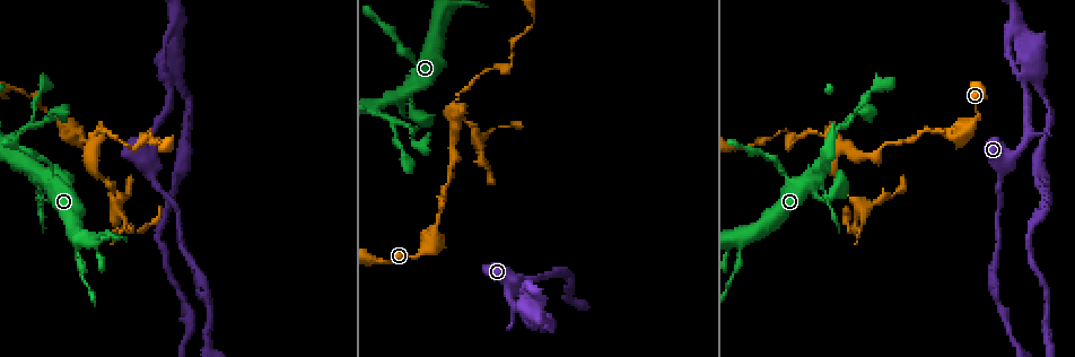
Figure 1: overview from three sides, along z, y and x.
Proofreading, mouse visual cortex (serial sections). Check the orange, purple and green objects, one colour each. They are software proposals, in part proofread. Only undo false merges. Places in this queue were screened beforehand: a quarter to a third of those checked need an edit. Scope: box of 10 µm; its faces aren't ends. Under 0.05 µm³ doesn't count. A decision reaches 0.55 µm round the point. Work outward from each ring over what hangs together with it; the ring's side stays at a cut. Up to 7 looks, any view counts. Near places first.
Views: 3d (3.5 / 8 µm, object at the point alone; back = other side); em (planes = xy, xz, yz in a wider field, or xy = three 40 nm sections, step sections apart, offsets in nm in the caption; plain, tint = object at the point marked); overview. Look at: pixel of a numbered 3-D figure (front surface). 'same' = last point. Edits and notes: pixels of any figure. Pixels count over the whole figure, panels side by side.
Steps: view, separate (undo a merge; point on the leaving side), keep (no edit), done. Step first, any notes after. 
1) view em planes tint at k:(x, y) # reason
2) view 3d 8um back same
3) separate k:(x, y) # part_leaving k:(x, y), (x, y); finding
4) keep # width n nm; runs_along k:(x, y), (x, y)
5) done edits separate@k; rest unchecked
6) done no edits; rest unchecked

view 3d 3.5um at 1:(999, 183) # sharp bend

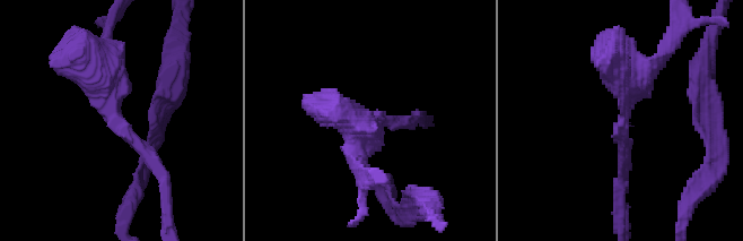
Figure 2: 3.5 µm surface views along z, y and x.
view em xy step 3 tint at 2:(623, 121) # arm_widths 150, 450 nm; now the EM

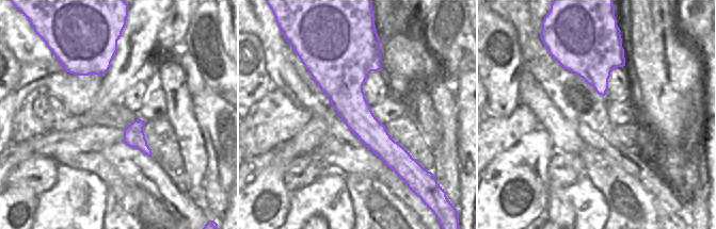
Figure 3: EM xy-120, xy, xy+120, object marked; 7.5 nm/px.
keep # width 280 nm; runs_along 3:(349, 47), (349, 102), (400, 173); one cell here

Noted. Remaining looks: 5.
view 3d 3.5um at 1:(967, 128) # sharp bend

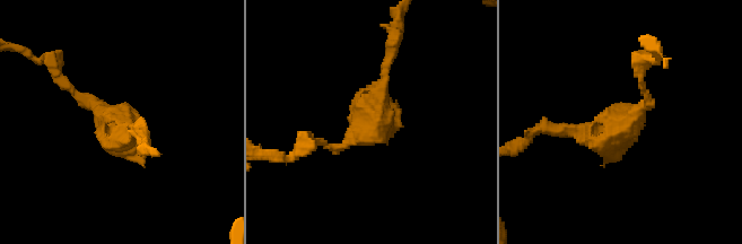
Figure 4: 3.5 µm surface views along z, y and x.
view em xy step 3 tint at 4:(380, 120)

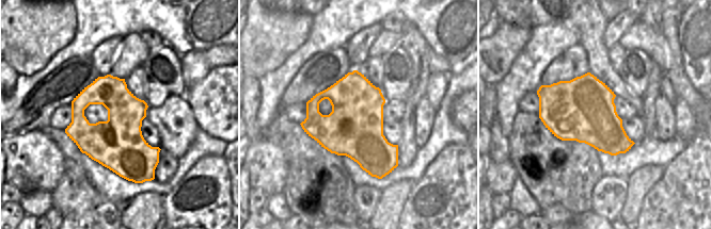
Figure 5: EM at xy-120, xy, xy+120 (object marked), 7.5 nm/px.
keep # runs_along 4:(324, 144), (341, 147), (380, 124), (393, 45); one cell here

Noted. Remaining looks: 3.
view 3d 8um at 1:(788, 130) # abrupt turn

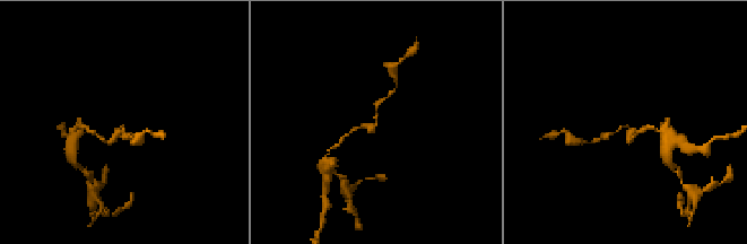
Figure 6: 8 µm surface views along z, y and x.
view em planes tint same # arm_widths 100, 150 nm; now the EM

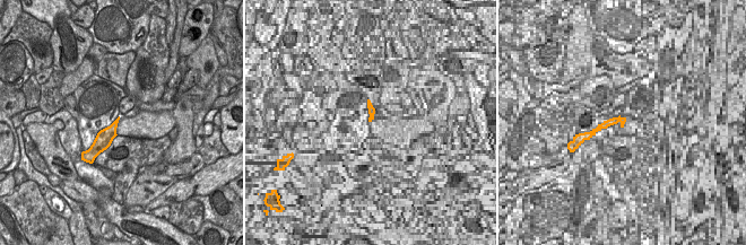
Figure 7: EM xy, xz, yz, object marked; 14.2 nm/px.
keep # runs_along 6:(352, 130), (373, 128), (375, 105), (384, 98); one cell here

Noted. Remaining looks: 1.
done no edits; rest unchecked

